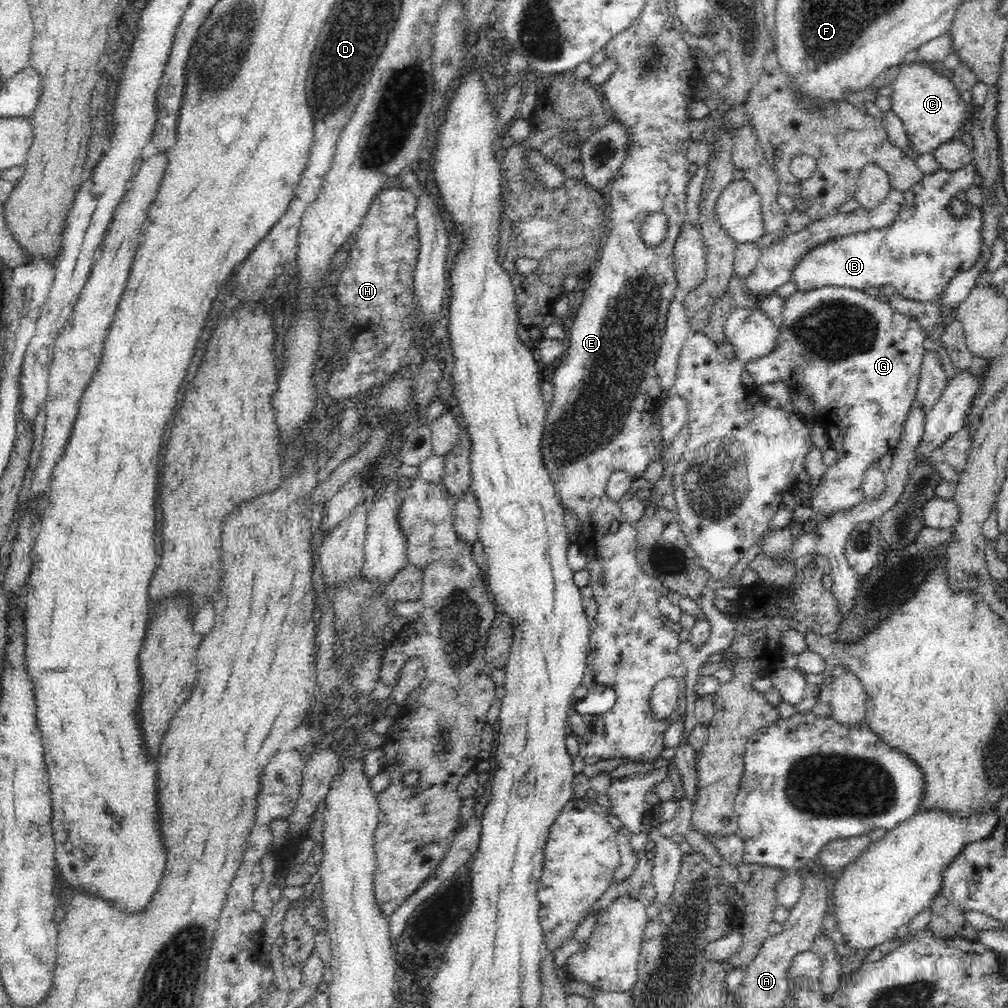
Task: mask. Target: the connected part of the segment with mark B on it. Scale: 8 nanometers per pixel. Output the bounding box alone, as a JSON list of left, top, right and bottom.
[790,162,983,303]

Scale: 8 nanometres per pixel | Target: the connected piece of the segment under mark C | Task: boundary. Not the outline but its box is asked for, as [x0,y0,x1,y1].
[891,63,971,154]

